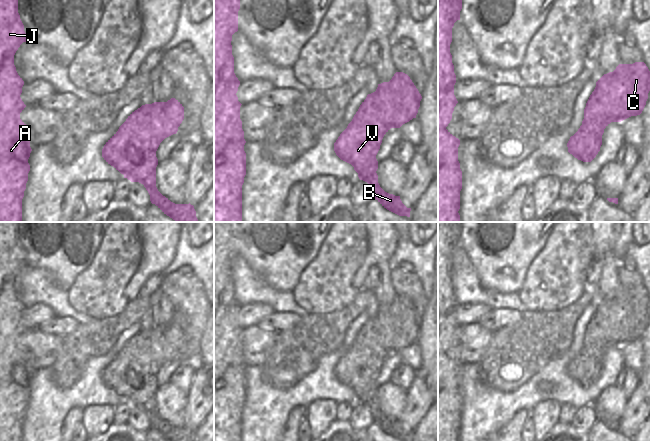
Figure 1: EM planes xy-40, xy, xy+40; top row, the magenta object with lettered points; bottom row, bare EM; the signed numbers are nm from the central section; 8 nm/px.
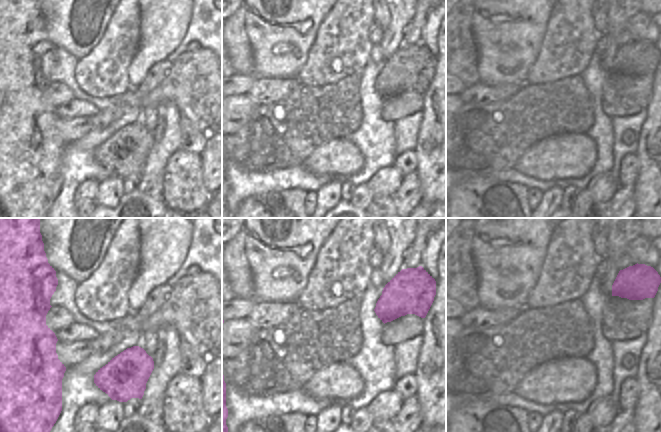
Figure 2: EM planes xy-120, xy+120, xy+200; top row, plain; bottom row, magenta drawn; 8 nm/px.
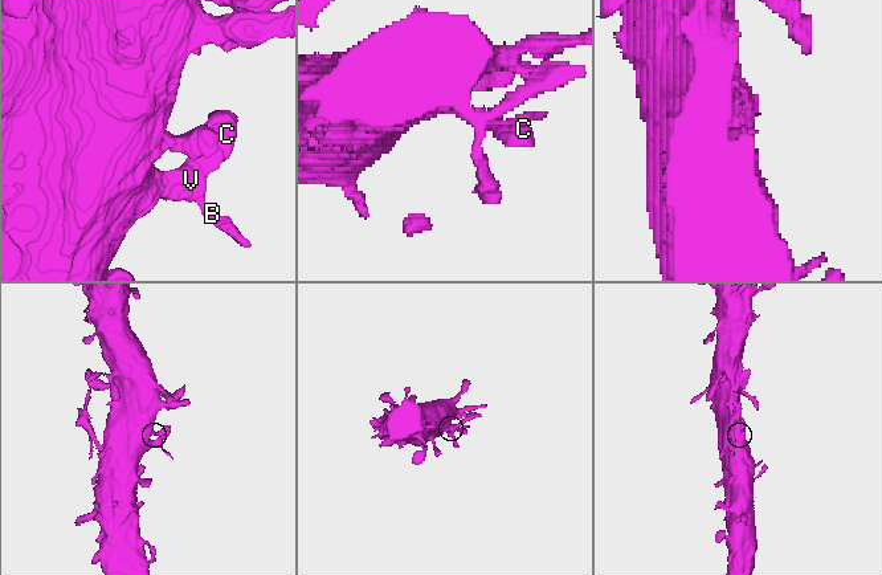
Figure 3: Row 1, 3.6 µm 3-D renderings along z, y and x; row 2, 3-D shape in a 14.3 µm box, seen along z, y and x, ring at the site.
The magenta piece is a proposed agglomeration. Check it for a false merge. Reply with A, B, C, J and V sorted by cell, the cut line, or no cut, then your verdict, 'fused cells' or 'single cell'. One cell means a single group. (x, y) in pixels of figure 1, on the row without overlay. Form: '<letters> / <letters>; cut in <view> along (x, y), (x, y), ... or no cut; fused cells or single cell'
A B C J V; no cut; single cell

